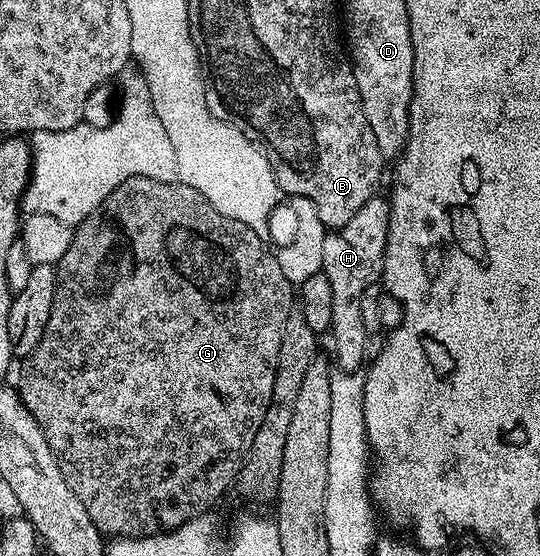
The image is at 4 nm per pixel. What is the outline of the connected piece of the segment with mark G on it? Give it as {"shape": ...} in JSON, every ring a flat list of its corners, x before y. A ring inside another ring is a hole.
{"shape":[[134,176,121,182,121,186,117,186,117,190,113,190,113,194,109,194,109,198,105,198,101,208,82,220,74,229,69,250,65,250,59,263,54,265,54,270,53,310,49,310,49,322,41,334,41,342,37,342,37,346,29,355,22,357,20,364,23,365,19,368,19,384,17,383,19,396,23,400,24,406,29,410,29,414,33,414,37,426,41,426,41,430,45,434,45,442,49,442,49,446,57,458,57,466,61,470,69,490,73,490,73,494,77,494,81,506,85,506,85,510,89,510,89,518,93,518,100,534,107,538,134,538,153,536,156,532,179,528,192,516,206,513,210,509,207,507,231,483,232,487,240,475,238,472,239,467,243,464,243,456,245,460,245,457,250,453,251,443,261,426,261,418,265,418,265,410,269,406,273,394,273,378,277,374,277,358,281,354,281,326,285,326,285,318,289,318,293,311,293,285,289,282,289,278,285,278,285,274,281,274,281,266,277,266,275,253,265,243,264,237,248,232,246,228,236,224,235,221,225,218,220,212,213,210,213,206,209,206,209,202,201,194,197,194,197,190,193,190,193,186,178,182,161,182,144,176]]}

